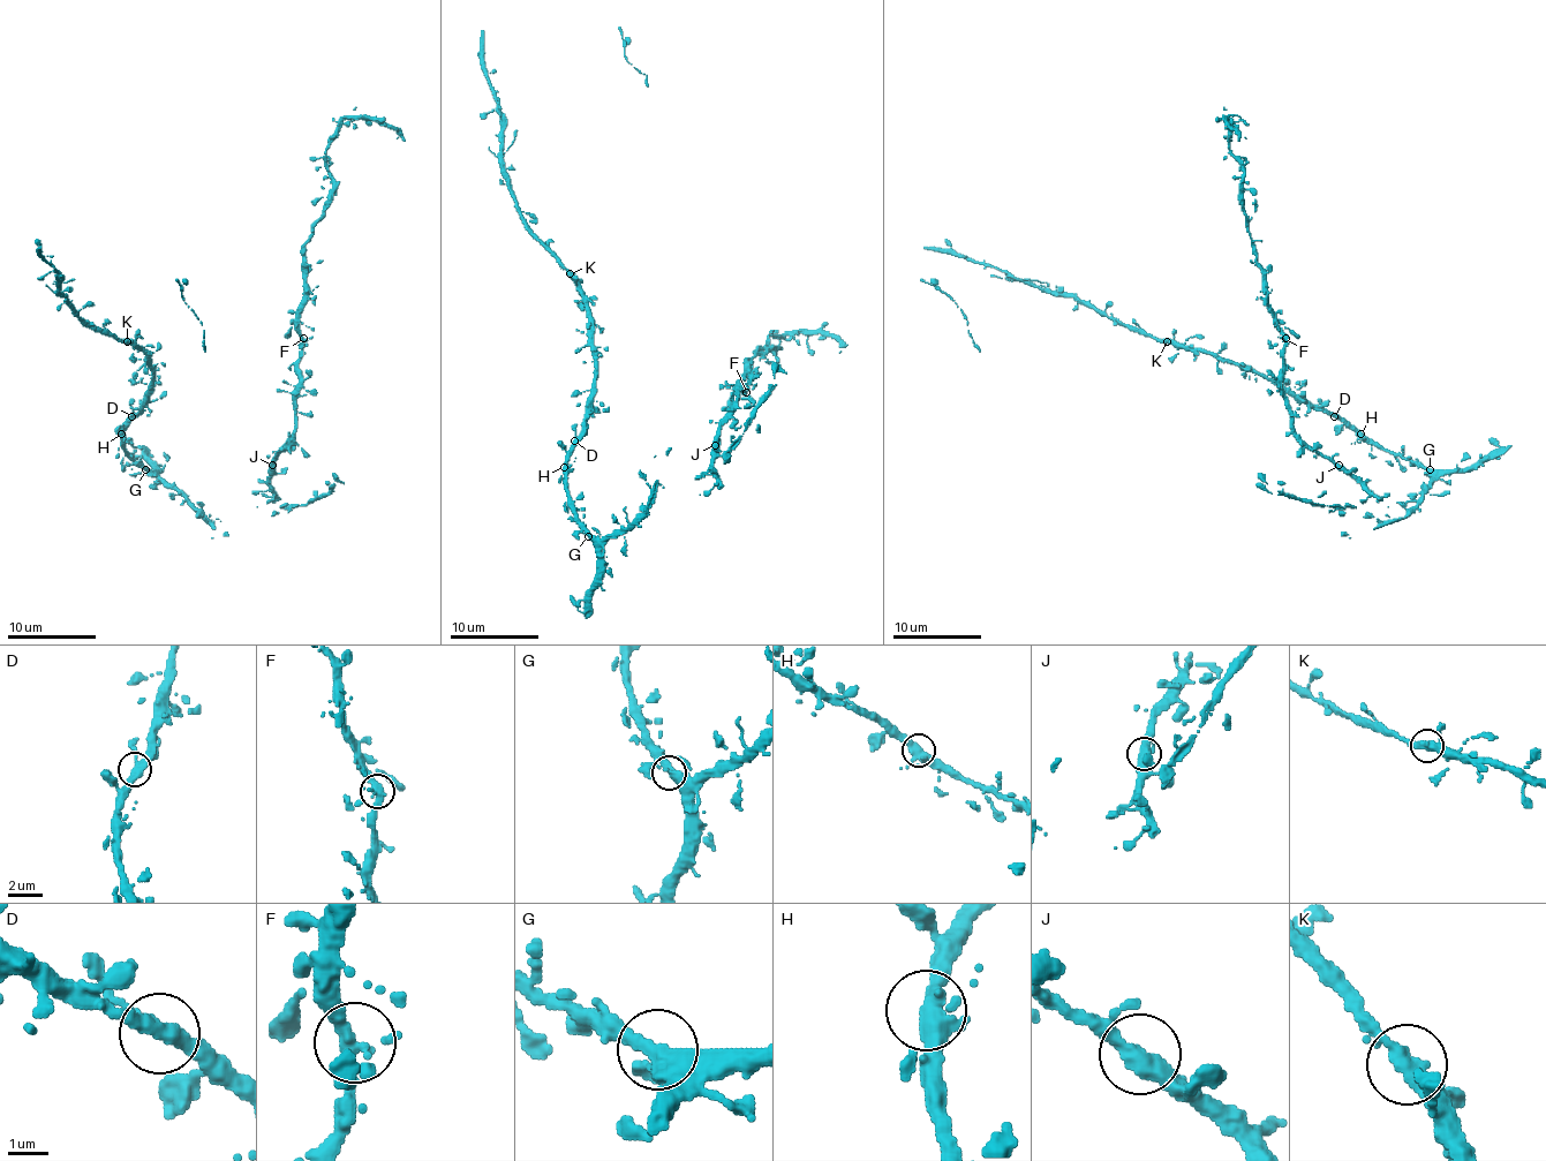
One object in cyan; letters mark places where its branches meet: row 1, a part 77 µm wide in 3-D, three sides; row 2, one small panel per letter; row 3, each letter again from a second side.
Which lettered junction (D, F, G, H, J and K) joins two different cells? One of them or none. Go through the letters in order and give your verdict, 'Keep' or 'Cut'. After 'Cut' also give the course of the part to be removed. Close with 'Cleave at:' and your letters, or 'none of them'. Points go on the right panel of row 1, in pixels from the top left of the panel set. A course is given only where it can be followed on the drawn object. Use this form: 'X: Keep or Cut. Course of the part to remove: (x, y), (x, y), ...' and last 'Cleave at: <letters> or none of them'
D: Keep
F: Keep
G: Keep
H: Keep
J: Keep
K: Keep
Cleave at: none of them

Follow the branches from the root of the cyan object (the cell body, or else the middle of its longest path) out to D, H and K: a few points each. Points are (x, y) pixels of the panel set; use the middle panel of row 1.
D: (593, 536), (579, 520), (566, 489), (566, 458), (574, 440)
H: (593, 536), (579, 520), (568, 496), (564, 467)
K: (593, 536), (579, 520), (566, 489), (566, 458), (583, 427), (595, 378), (593, 323), (583, 292), (571, 274)

